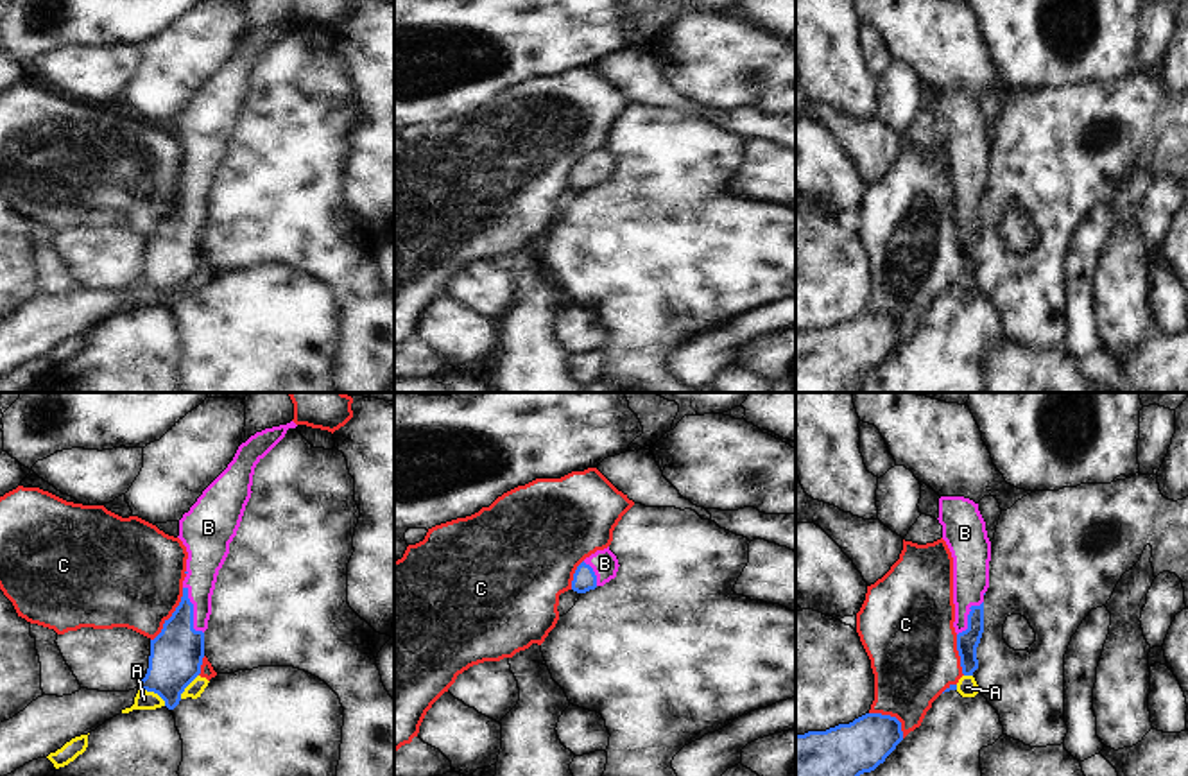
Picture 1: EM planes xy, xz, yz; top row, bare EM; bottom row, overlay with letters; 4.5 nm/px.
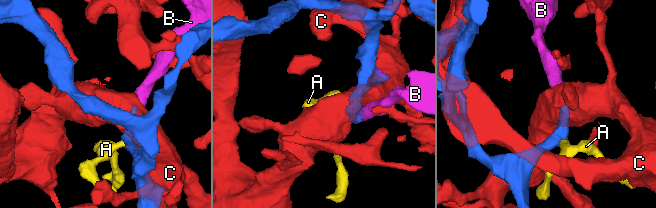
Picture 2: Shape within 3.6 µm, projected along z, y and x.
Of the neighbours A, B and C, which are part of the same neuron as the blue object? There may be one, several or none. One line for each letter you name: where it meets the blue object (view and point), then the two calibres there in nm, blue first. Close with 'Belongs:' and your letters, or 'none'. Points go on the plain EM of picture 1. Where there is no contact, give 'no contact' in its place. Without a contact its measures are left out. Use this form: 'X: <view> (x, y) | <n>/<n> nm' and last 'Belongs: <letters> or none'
B: xy (192, 210) | 240/160 nm
Belongs: B

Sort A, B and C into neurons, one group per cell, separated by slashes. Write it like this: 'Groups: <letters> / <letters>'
Groups: A C / B.

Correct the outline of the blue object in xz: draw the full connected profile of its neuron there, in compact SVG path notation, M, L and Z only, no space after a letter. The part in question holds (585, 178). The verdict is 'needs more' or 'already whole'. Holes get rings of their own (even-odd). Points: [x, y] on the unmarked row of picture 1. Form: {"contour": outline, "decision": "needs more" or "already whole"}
{"contour": "M609 145L597 149L577 165L572 188L577 192L586 192L597 185L604 185L616 176L618 165L618 158Z", "decision": "needs more"}

